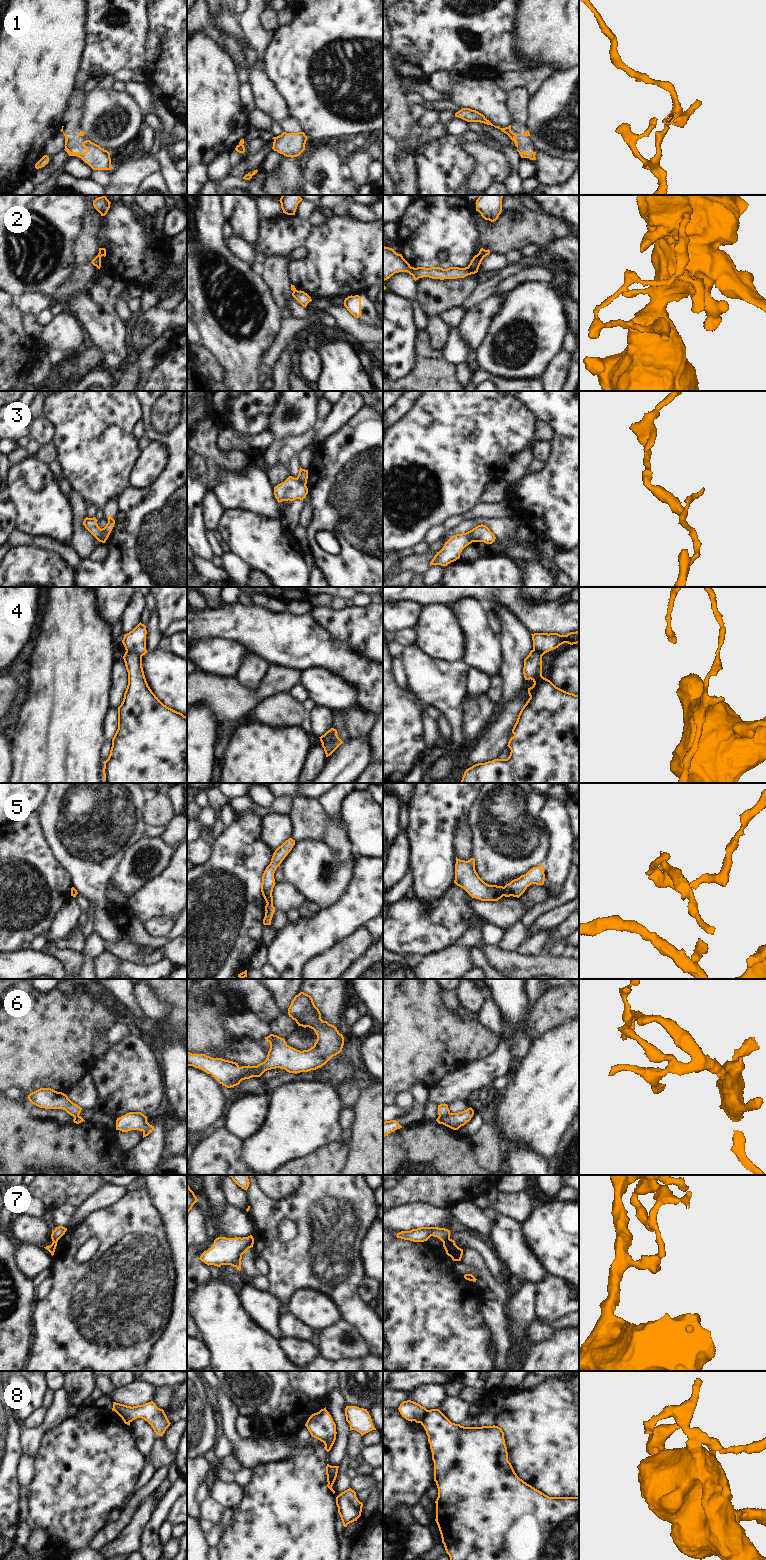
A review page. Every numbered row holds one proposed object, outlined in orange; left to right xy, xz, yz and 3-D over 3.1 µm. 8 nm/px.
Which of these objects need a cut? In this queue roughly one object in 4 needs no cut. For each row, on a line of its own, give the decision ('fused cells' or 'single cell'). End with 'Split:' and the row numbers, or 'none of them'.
1: single cell
2: fused cells
3: fused cells
4: fused cells
5: fused cells
6: fused cells
7: fused cells
8: fused cells
Split: 2, 3, 4, 5, 6, 7, 8

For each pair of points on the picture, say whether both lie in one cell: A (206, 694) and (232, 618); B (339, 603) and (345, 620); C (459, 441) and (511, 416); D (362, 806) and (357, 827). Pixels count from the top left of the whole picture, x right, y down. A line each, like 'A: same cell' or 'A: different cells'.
A: different cells
B: different cells
C: same cell
D: same cell

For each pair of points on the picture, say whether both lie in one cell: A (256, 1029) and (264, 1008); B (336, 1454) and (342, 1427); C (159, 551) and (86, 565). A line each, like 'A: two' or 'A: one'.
A: two
B: one
C: one

